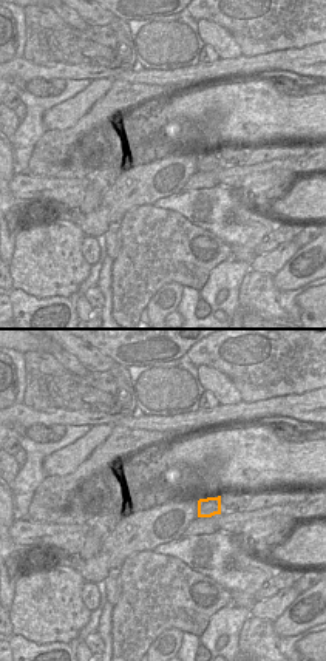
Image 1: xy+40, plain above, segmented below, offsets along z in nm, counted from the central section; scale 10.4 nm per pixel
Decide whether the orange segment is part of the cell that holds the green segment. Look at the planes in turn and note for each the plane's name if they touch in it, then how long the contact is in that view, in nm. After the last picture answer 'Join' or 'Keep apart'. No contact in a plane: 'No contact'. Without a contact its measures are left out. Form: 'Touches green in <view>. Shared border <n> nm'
No contact.

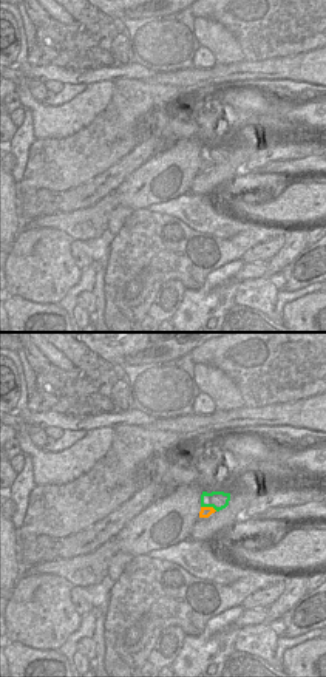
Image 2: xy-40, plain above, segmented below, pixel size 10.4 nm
Touches green in xy-40. Shared border 180 nm.

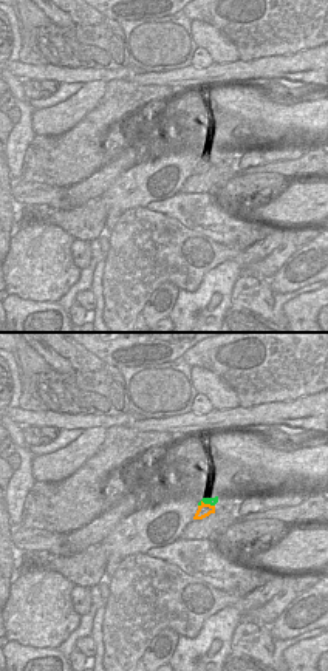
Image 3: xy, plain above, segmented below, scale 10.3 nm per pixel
Touches green in xy. Shared border 180 nm.

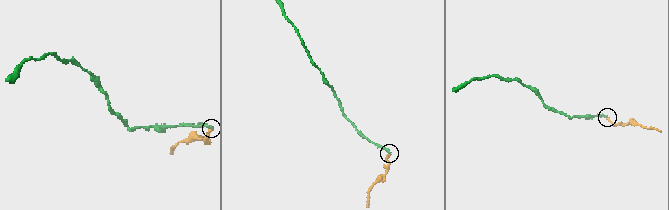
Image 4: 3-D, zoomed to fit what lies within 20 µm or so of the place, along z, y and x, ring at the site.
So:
Keep apart.

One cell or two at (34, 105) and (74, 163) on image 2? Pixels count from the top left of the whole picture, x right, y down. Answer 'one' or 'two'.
two

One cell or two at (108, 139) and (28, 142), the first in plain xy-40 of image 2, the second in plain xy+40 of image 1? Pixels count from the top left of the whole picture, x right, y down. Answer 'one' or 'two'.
two

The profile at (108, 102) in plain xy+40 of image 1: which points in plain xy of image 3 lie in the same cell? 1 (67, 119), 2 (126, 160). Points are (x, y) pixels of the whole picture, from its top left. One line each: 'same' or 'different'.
1: different
2: different

